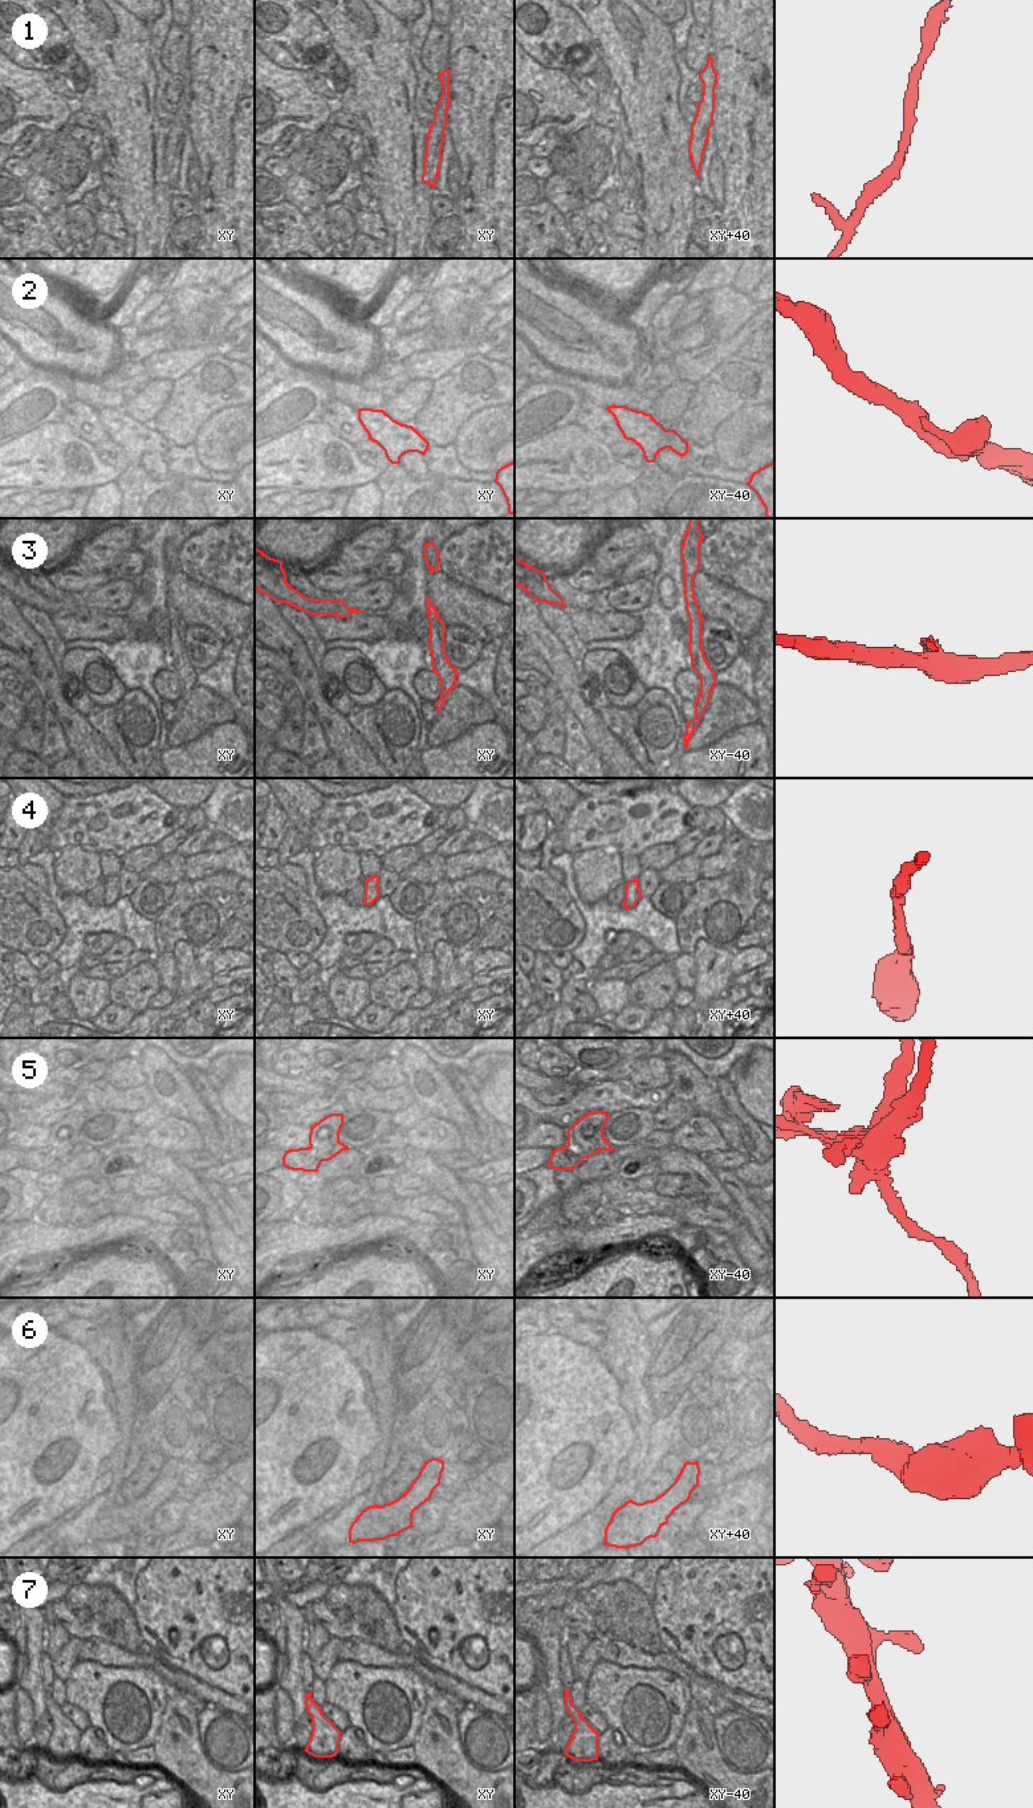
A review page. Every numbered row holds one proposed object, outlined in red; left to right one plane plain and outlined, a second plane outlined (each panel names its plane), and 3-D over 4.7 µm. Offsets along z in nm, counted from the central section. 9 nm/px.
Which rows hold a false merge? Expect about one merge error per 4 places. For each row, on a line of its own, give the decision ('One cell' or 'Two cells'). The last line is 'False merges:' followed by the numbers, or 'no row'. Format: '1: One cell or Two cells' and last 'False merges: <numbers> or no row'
1: One cell
2: One cell
3: One cell
4: One cell
5: Two cells
6: One cell
7: One cell
False merges: 5.

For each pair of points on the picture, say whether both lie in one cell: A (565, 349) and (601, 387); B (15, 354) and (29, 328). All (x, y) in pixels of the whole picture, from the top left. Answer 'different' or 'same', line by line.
A: different
B: different

